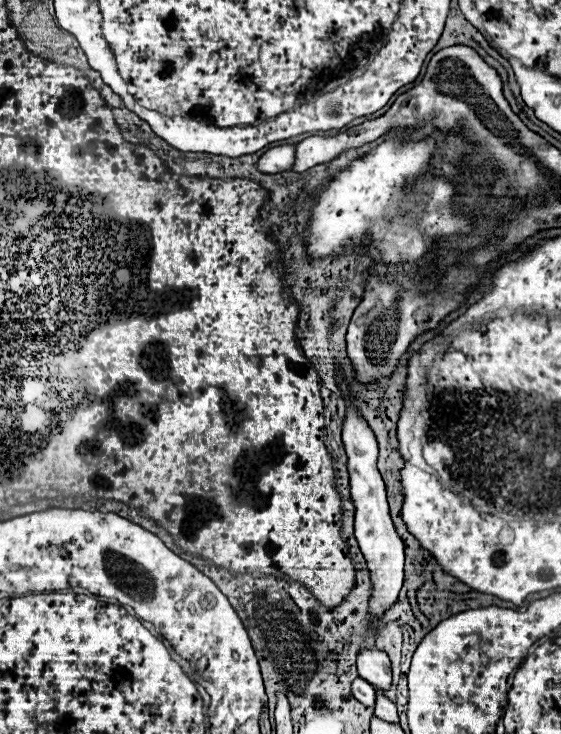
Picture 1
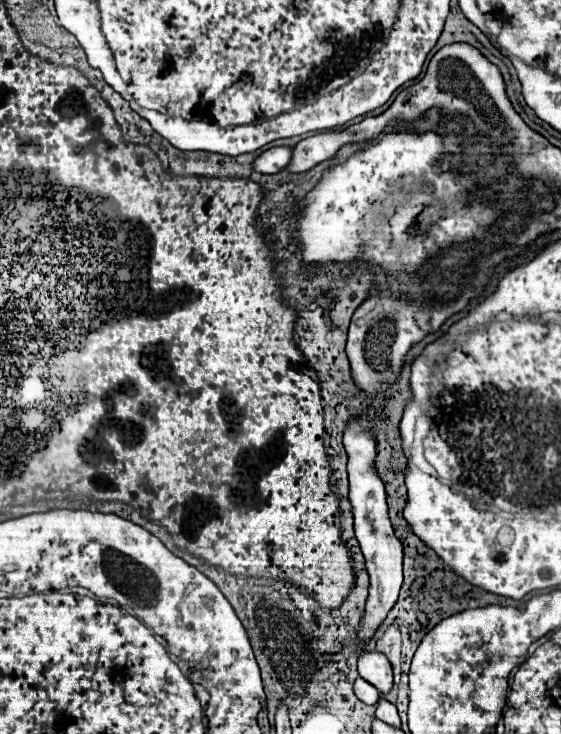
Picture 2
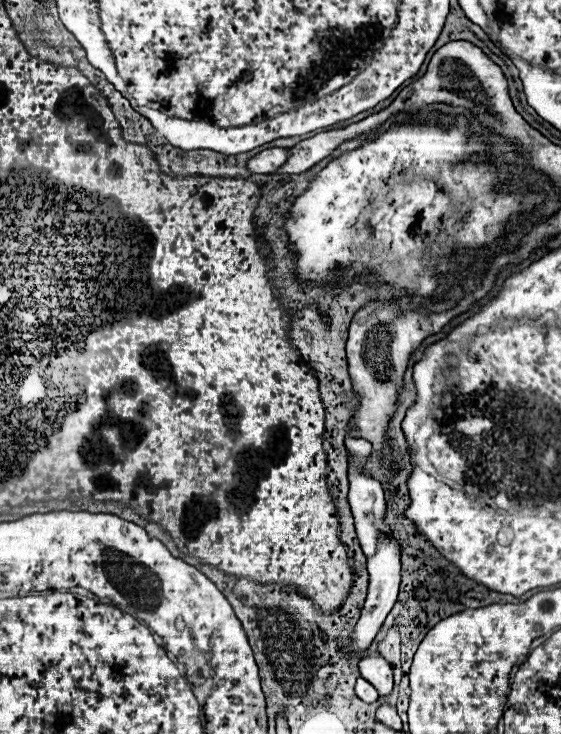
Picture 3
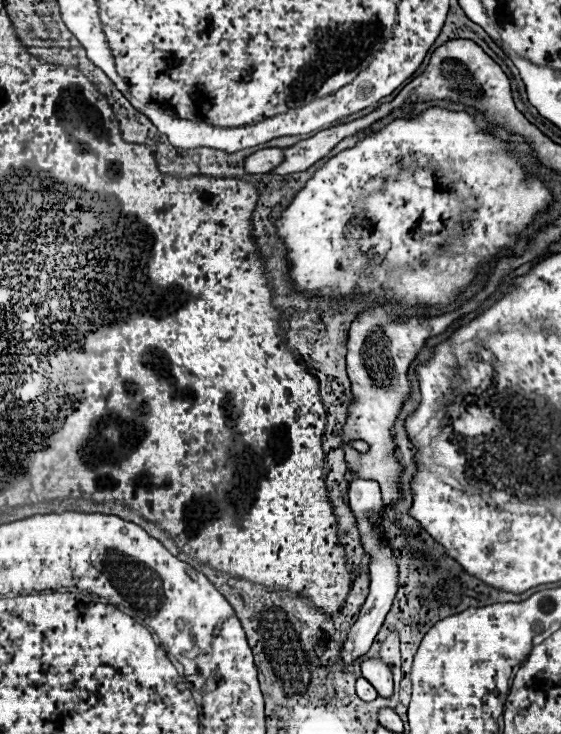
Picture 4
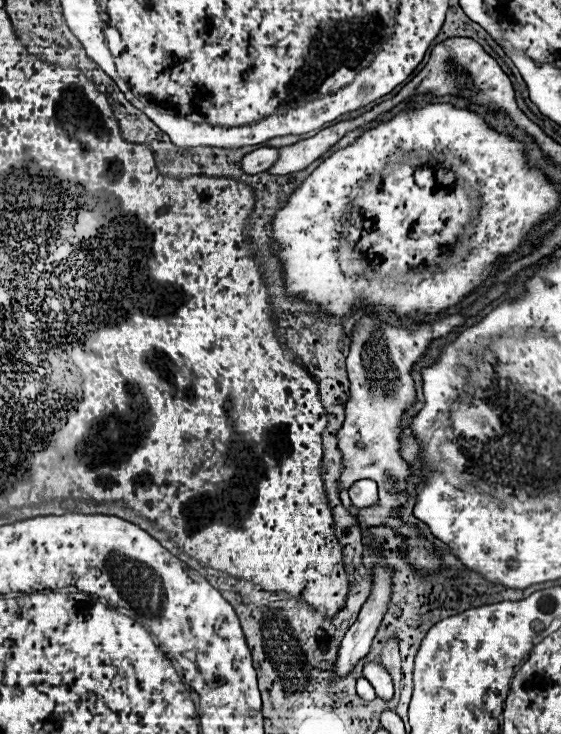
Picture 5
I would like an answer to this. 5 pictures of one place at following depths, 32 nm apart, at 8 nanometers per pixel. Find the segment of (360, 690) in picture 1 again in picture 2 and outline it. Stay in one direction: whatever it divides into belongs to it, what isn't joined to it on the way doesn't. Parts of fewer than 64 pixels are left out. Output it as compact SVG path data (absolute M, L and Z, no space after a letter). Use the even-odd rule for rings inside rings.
M358 678L358 680L354 682L354 694L356 694L364 704L376 704L378 698L380 698L378 690L376 690L374 686L370 686L364 678Z

